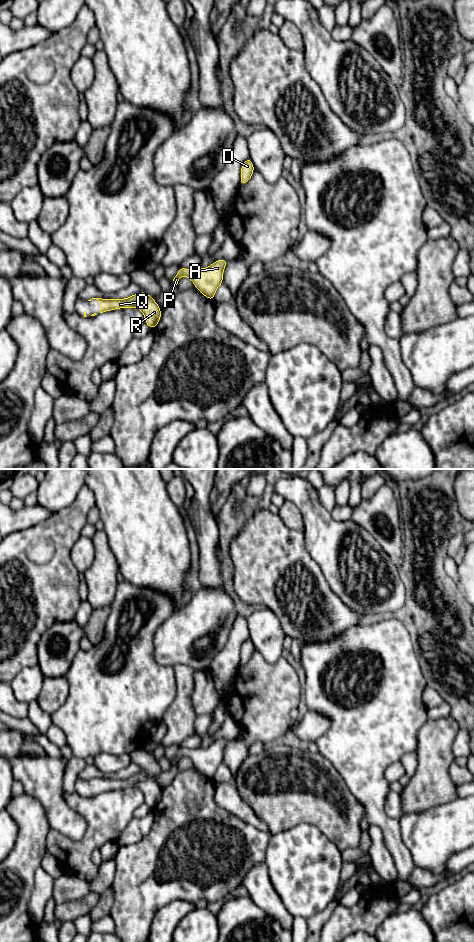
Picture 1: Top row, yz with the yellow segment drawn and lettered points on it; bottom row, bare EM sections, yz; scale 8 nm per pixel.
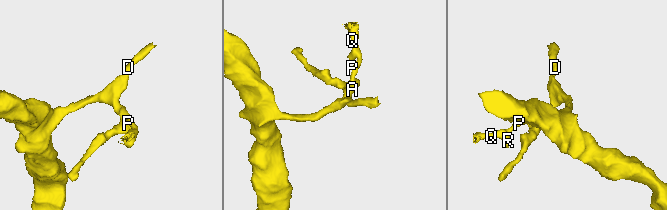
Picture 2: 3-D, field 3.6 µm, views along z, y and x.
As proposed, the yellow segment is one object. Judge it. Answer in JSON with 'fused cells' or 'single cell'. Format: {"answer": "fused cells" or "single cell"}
{"answer": "single cell"}

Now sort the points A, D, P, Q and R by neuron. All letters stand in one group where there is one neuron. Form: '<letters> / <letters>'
A D P Q R

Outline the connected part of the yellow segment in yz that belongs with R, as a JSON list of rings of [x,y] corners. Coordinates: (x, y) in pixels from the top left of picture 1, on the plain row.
[[[140,772],[135,775],[132,775],[126,779],[102,779],[102,778],[92,778],[97,779],[102,787],[100,789],[100,793],[116,790],[119,788],[138,788],[140,789],[145,797],[145,803],[153,810],[156,805],[159,803],[161,799],[161,789],[159,785],[155,782],[154,778],[152,778],[149,774],[146,772]]]

